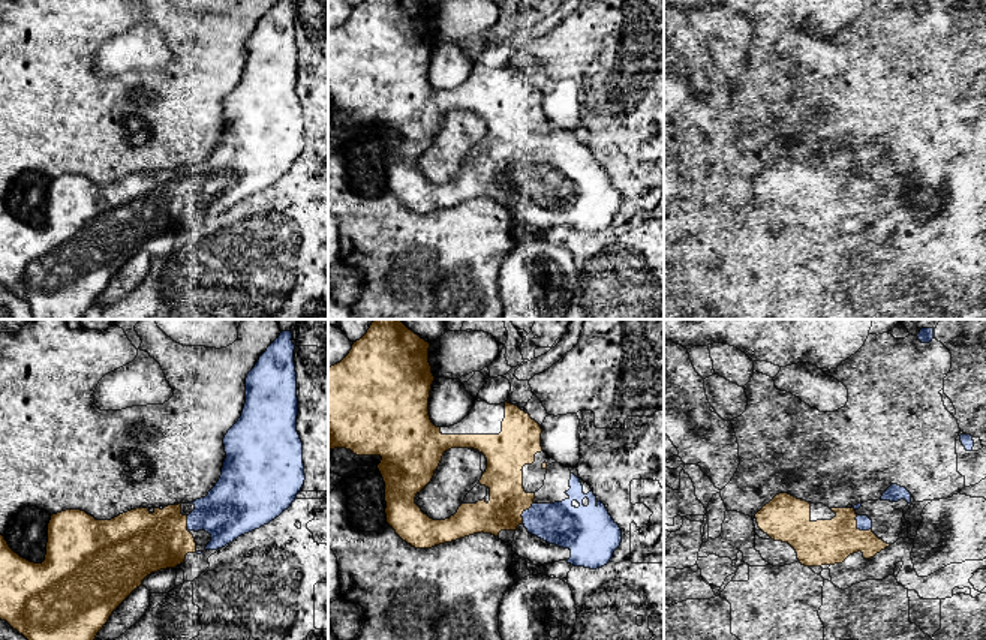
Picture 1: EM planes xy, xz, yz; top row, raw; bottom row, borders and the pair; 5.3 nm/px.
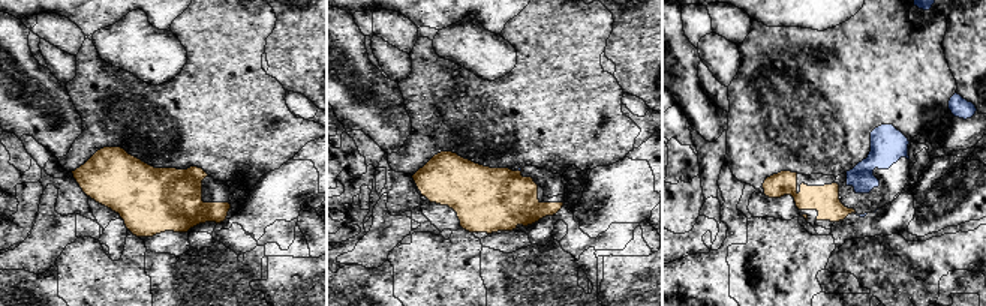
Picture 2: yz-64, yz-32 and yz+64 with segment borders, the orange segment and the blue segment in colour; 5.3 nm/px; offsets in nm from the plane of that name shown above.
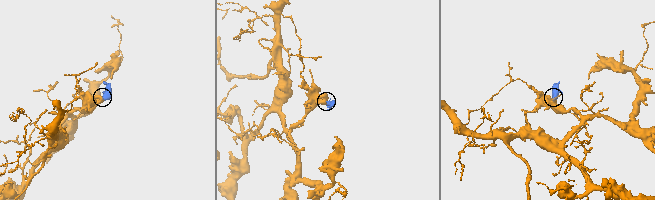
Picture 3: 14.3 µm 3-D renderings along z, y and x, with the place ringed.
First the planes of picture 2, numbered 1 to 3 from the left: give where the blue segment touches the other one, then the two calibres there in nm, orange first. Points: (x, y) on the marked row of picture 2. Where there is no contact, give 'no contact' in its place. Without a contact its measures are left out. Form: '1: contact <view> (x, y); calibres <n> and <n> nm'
1: no contact
2: contact yz-32 (517, 170); calibres 360 and 20 nm
3: no contact

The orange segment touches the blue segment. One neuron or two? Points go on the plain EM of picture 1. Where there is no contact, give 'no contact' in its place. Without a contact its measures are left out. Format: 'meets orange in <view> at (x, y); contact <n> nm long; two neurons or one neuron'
meets orange in yz at (859, 194); contact 120 nm long; one neuron

